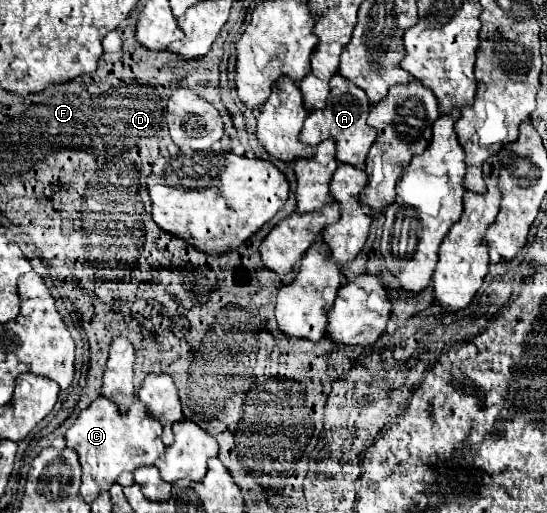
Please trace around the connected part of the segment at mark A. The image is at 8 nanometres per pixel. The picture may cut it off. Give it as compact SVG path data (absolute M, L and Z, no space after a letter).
M338 74L330 80L330 94L328 94L328 104L322 112L312 112L308 114L304 128L300 132L300 142L308 146L318 146L322 140L332 138L336 142L336 160L342 164L350 166L364 166L366 154L376 140L376 132L366 124L368 118L368 100L366 94L360 88L354 88L348 80L342 80Z

